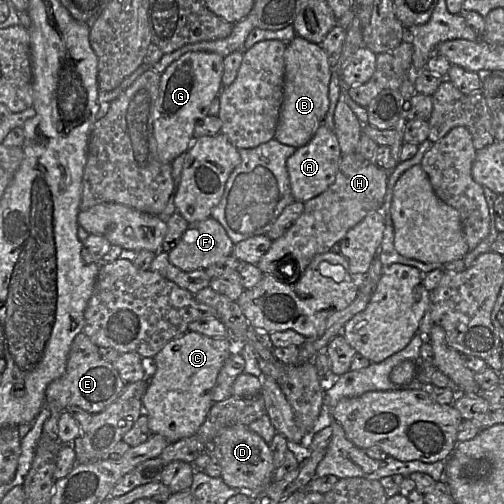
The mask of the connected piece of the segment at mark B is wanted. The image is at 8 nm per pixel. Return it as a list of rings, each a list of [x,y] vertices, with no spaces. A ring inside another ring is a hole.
[[[296,35],[284,52],[285,81],[283,102],[274,139],[282,144],[299,148],[307,144],[323,123],[329,109],[329,84],[332,67],[321,45]]]

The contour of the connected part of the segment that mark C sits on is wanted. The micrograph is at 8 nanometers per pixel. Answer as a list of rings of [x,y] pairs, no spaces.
[[[187,331],[169,341],[147,368],[149,380],[142,397],[143,412],[148,417],[152,434],[159,434],[170,443],[197,432],[212,405],[212,391],[220,370],[238,344],[230,338],[213,338]]]

